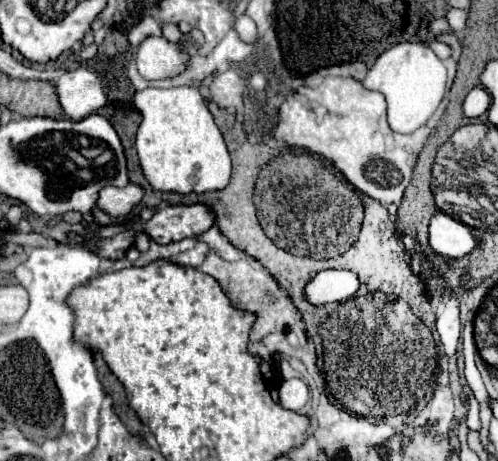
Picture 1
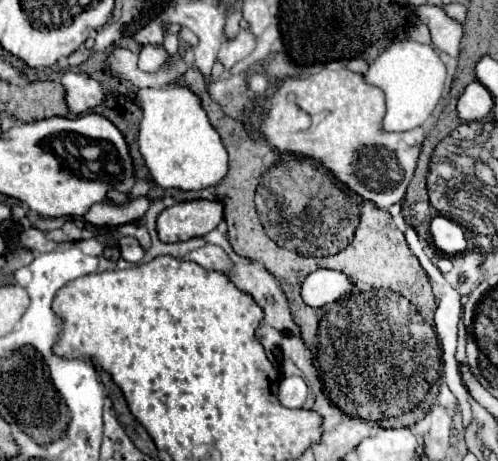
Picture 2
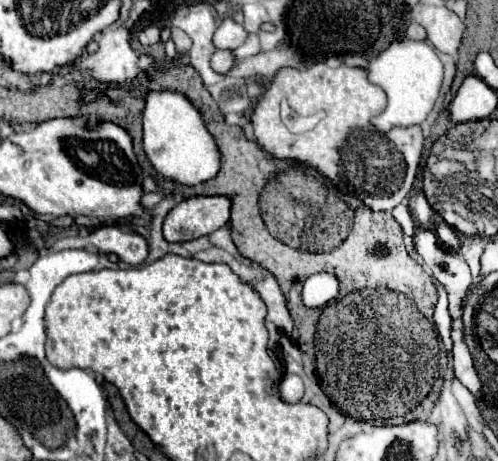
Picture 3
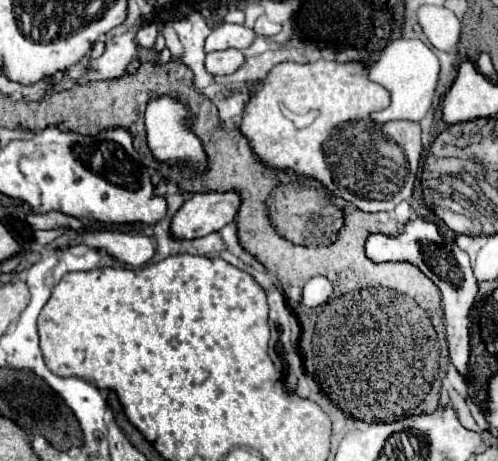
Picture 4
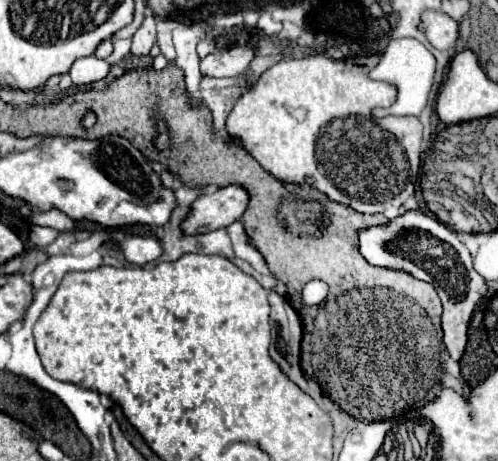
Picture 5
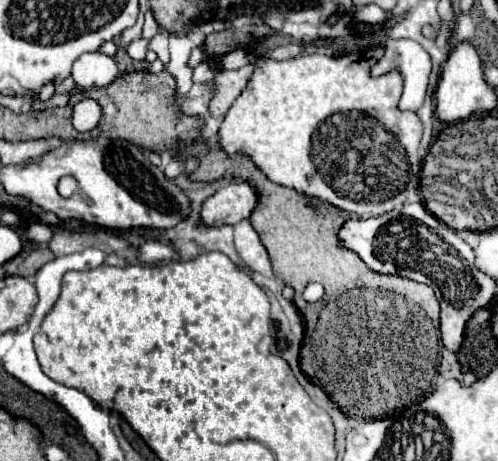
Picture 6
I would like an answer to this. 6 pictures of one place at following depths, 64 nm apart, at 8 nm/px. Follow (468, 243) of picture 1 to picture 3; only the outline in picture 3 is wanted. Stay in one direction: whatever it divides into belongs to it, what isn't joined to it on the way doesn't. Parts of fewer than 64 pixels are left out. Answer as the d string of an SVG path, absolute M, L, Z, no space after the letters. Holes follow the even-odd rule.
M438 222L436 228L434 228L434 232L436 232L436 236L438 236L438 242L440 242L444 248L448 248L448 250L460 248L460 236L458 236L456 228L452 228L450 224Z

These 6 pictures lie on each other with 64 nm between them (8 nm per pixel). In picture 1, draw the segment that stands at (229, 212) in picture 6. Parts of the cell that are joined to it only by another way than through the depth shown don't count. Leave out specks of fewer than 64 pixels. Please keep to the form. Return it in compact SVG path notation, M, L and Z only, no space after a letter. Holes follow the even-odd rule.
M204 204L192 206L166 206L154 212L144 224L144 234L156 244L170 244L190 236L204 234L214 226L214 216Z

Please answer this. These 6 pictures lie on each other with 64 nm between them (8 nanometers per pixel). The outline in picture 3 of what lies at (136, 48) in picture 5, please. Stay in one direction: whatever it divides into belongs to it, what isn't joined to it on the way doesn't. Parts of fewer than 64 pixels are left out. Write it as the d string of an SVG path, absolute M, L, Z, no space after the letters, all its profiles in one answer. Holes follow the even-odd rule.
M154 24L148 26L148 28L144 28L144 30L138 34L138 40L140 40L142 46L152 46L152 44L160 42L160 28L154 26Z

